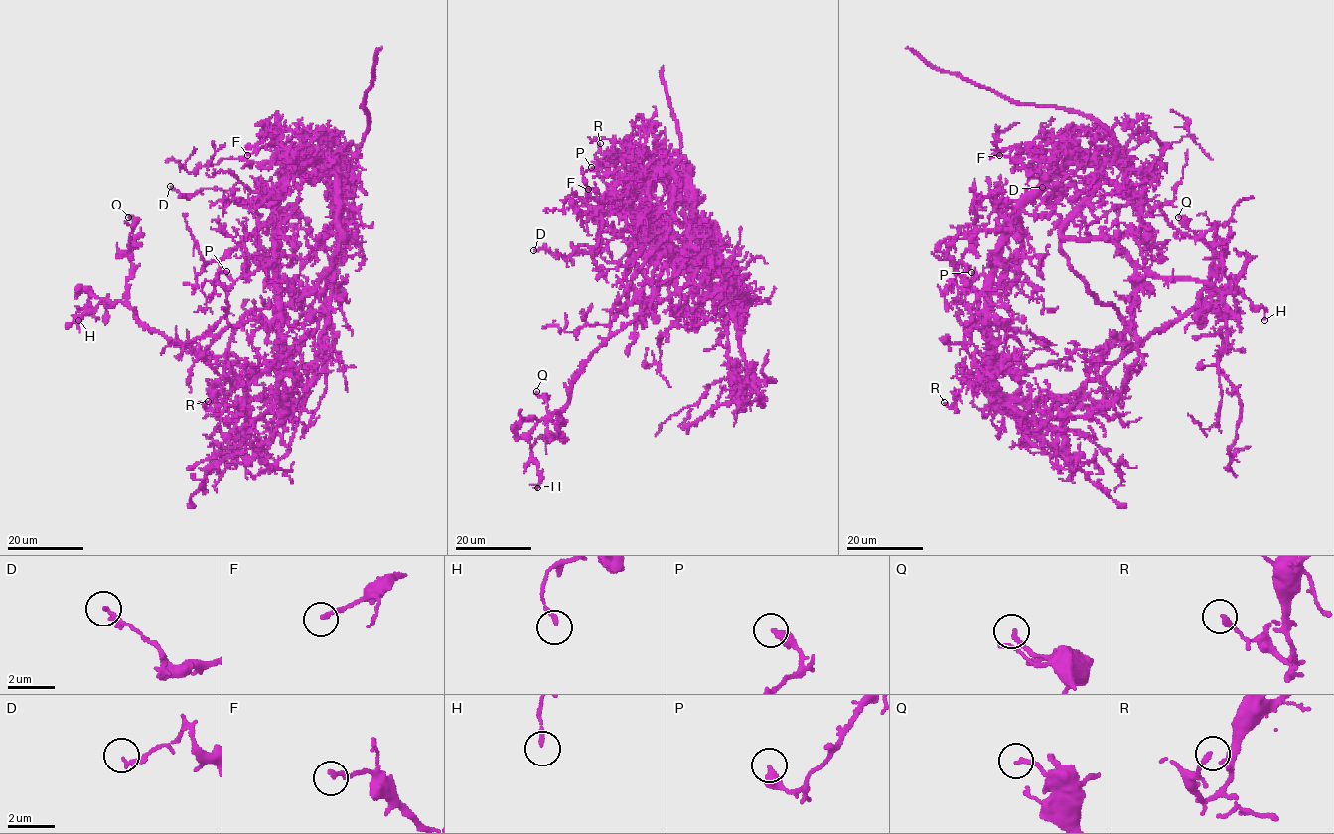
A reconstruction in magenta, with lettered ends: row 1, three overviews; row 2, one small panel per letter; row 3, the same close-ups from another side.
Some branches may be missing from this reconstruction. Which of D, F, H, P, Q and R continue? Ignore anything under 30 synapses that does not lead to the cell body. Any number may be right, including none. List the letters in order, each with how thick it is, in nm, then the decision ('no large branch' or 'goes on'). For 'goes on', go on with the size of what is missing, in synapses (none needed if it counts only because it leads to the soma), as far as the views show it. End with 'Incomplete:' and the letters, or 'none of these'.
D: 190 nm | no large branch
F: 200 nm | no large branch
H: 170 nm | no large branch
P: 400 nm | no large branch
Q: 190 nm | no large branch
R: 220 nm | no large branch
Incomplete: none of these

